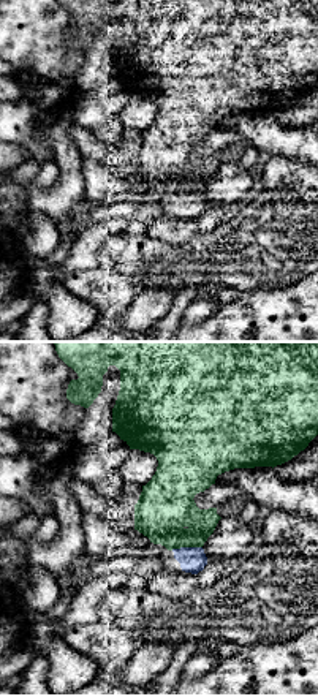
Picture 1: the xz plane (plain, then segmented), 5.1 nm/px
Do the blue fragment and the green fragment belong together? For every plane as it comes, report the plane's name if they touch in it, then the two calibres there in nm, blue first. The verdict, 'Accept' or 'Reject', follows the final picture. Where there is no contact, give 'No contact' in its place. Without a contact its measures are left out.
Touches blue in xz. Thickness 130 nm (blue) against 280 nm

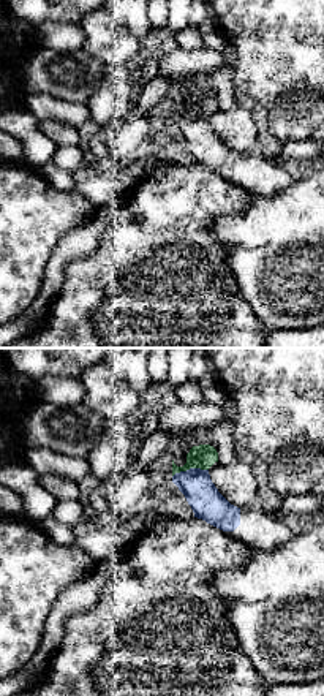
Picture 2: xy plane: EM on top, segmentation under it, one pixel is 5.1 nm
Touches blue in xy. Thickness 170 nm (blue) against 120 nm

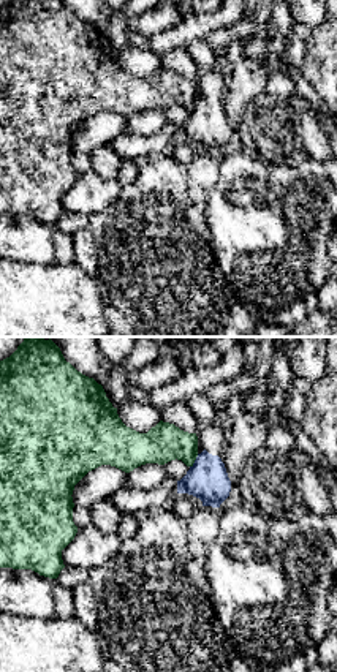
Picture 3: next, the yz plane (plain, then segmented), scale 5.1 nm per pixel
Touches blue in yz. Thickness 200 nm (blue) against 200 nm

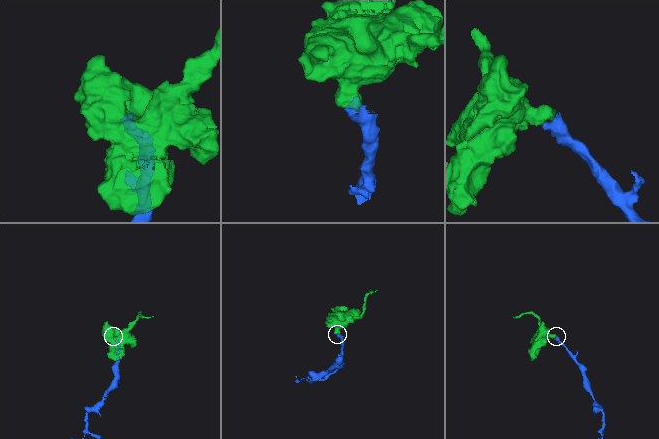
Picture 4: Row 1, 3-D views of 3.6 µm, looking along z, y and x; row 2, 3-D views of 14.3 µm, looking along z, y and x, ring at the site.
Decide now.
Reject

